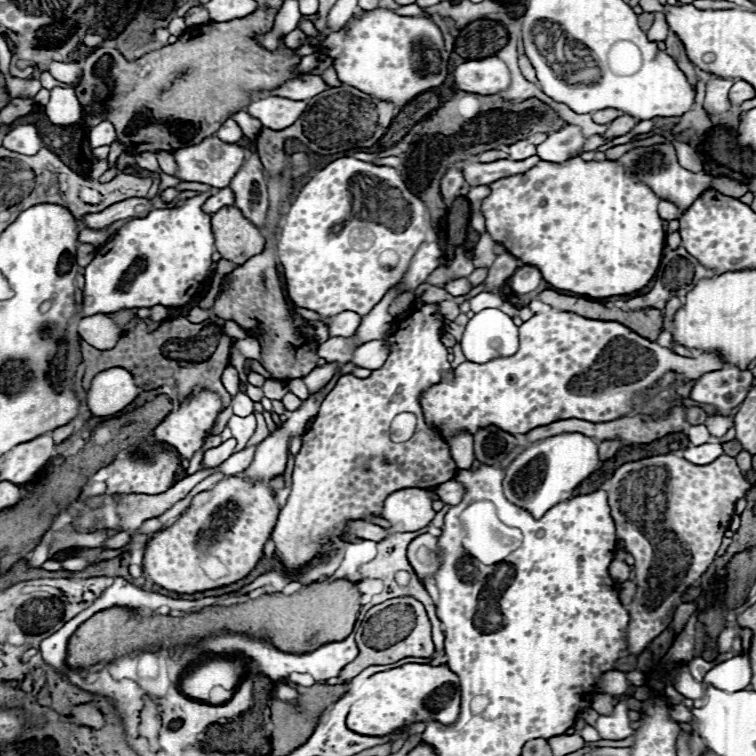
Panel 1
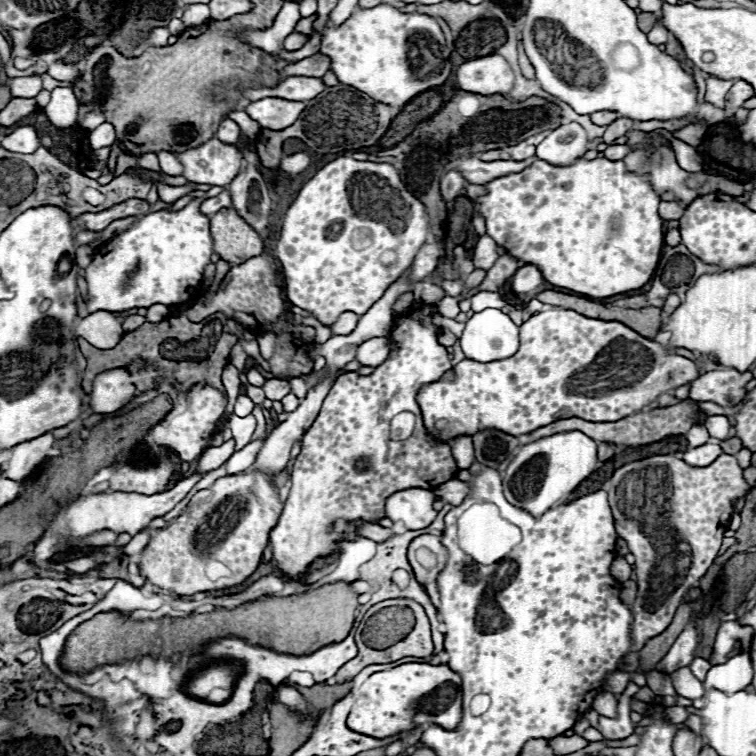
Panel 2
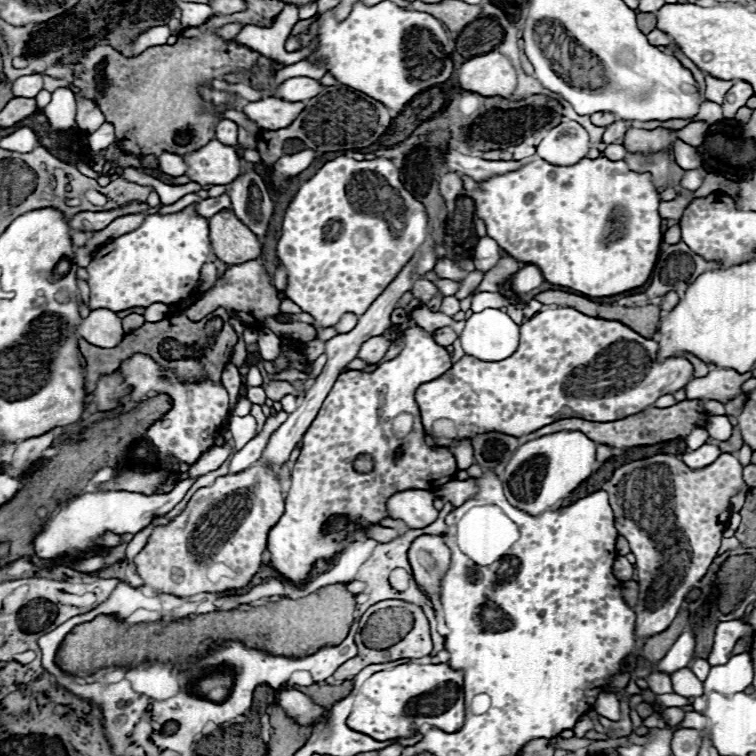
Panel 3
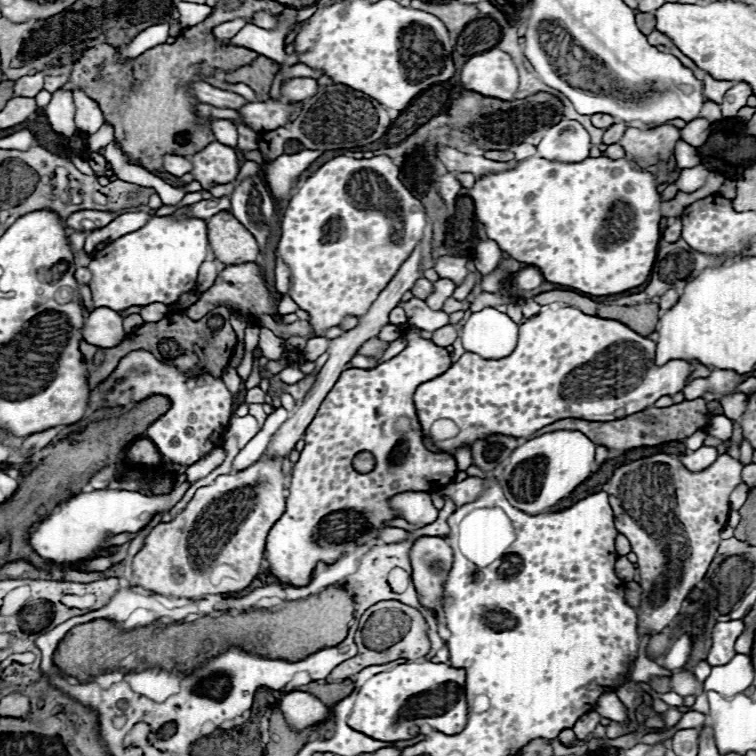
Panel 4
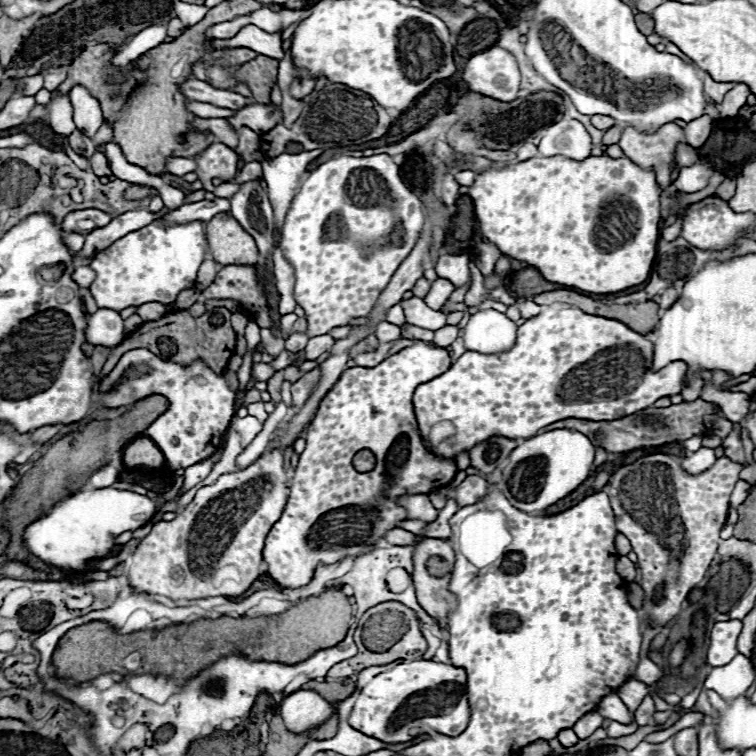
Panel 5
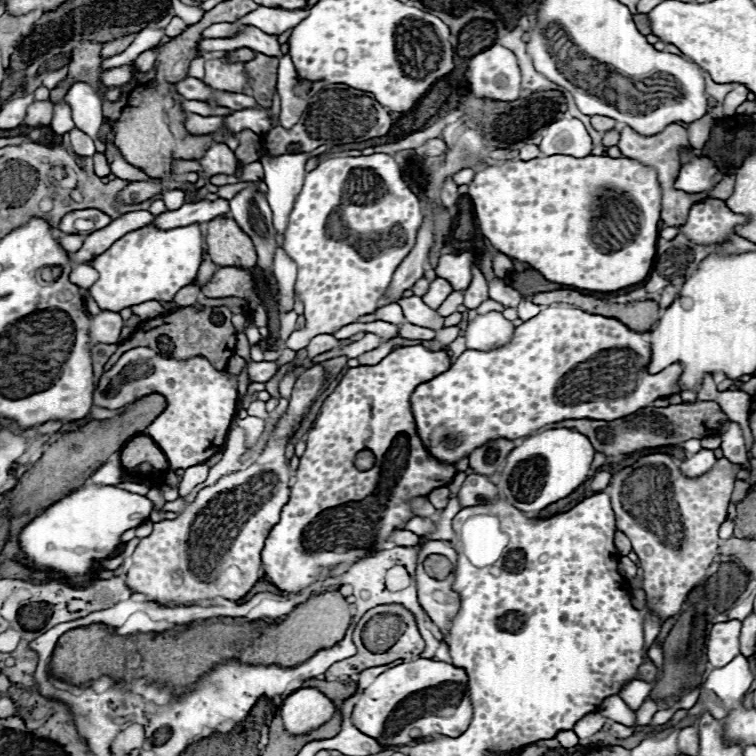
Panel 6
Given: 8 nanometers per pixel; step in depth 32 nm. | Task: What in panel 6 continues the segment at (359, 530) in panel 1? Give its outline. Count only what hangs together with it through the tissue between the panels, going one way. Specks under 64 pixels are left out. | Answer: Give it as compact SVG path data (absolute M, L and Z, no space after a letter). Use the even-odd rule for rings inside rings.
M396 530L390 536L390 542L398 544L398 546L416 546L416 544L420 544L420 536L410 530Z

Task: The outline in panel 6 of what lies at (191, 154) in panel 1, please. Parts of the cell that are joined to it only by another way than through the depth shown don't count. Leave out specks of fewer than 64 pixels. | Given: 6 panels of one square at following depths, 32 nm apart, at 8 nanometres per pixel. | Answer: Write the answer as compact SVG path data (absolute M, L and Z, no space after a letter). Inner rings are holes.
M212 144L212 148L198 160L208 176L216 174L234 174L236 158L226 144Z

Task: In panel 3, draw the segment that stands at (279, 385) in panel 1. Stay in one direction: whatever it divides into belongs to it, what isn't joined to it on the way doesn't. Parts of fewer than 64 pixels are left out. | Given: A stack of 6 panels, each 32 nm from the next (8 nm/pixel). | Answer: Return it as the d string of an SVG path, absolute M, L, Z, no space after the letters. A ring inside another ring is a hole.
M272 380L266 388L266 396L284 396L284 394L294 394L296 398L300 398L300 394L296 392L296 388L288 382L280 382L280 380Z

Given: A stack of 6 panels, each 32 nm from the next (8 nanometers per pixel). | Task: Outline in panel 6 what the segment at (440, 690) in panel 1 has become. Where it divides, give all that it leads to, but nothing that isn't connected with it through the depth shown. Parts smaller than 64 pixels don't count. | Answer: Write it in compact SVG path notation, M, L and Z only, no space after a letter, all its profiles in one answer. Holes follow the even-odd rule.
M420 658L414 662L414 674L408 664L398 664L380 674L362 694L354 706L352 720L366 736L372 736L388 746L406 746L416 738L434 734L460 736L472 722L472 702L464 702L468 690L468 676L462 668L448 662Z

